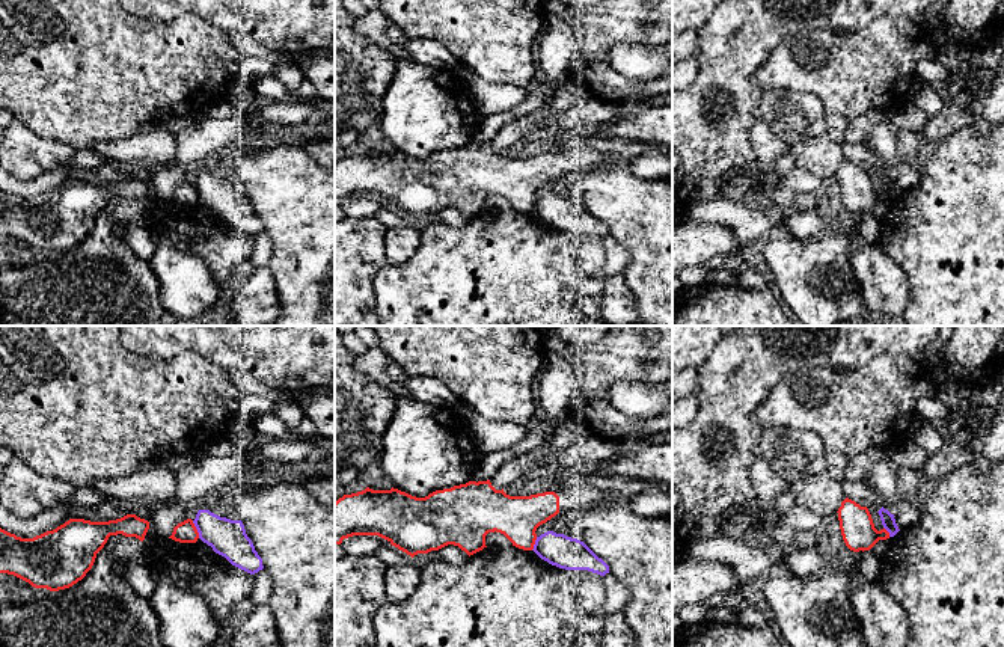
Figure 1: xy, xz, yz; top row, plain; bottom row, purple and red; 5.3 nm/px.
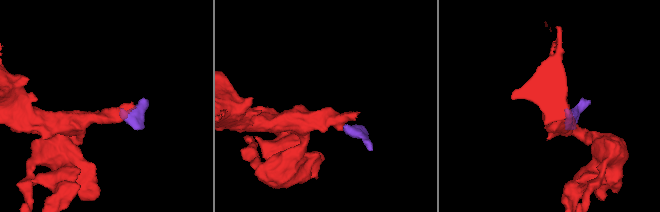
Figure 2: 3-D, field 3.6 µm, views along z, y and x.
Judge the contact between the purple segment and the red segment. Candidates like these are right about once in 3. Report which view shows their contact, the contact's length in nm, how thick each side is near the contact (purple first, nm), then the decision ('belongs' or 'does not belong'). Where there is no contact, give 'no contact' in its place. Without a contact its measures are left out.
xy | 100 nm | 200/120 nm | does not belong

